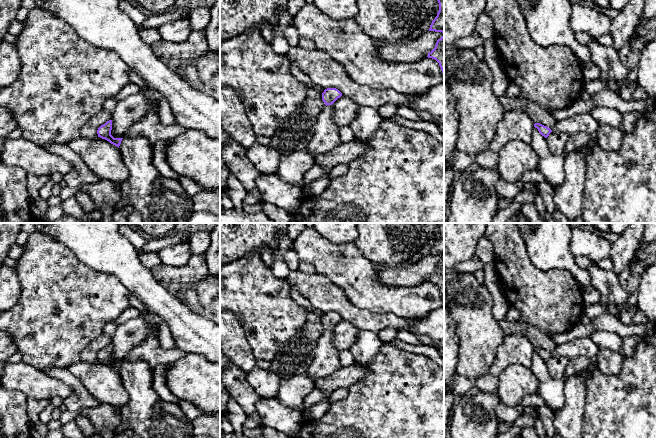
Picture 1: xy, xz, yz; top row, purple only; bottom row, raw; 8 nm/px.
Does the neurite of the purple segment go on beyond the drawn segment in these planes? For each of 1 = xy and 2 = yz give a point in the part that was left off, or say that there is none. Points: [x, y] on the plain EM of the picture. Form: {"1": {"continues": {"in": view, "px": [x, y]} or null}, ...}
{"1": {"continues": null}, "2": {"continues": null}}

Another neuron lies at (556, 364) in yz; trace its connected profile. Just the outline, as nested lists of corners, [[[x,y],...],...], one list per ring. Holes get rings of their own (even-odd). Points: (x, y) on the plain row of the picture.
[[[552,355],[546,362],[549,374],[556,379],[562,378],[568,365],[569,358],[563,356]]]

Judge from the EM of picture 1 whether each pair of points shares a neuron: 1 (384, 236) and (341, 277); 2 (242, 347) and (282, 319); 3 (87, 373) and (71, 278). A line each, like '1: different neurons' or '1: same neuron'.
1: different neurons
2: different neurons
3: different neurons

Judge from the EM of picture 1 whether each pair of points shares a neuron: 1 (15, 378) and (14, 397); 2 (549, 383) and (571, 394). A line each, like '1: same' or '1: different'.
1: different
2: different

